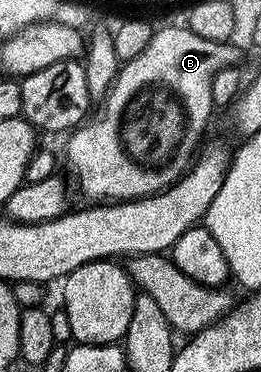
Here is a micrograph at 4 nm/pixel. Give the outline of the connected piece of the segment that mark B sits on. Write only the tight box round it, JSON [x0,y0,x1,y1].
[65,24,244,200]

